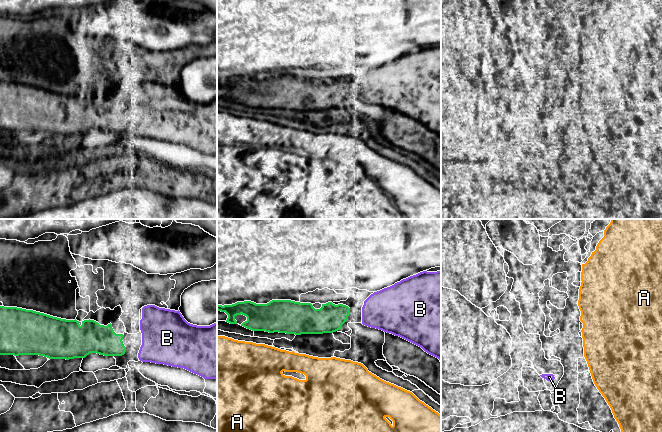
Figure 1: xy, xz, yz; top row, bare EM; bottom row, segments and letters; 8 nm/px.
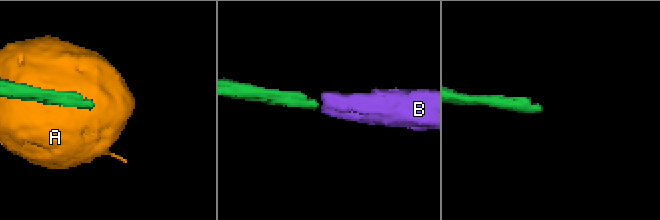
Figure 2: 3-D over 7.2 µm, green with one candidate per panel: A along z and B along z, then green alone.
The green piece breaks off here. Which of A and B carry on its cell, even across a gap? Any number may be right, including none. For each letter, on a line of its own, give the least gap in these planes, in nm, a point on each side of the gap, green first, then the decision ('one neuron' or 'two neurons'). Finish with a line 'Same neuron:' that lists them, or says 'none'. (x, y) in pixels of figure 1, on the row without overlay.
A: 100 nm | xz (252, 106), (252, 118) | two neurons
B: 100 nm | xz (349, 84), (362, 84) | one neuron
Same neuron: B

